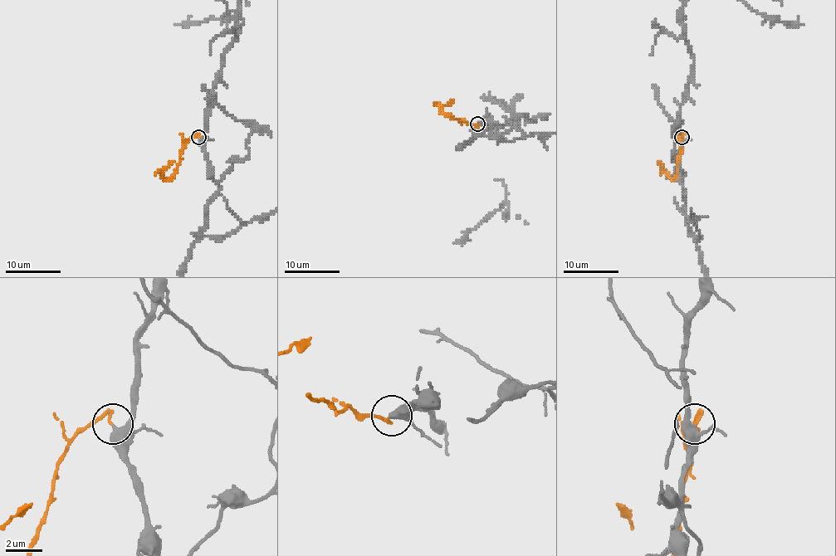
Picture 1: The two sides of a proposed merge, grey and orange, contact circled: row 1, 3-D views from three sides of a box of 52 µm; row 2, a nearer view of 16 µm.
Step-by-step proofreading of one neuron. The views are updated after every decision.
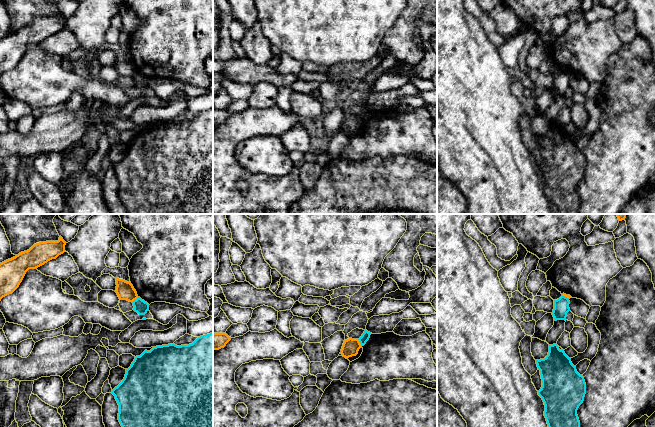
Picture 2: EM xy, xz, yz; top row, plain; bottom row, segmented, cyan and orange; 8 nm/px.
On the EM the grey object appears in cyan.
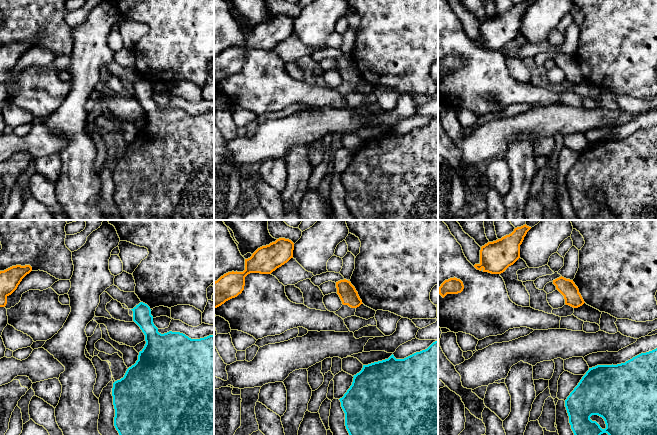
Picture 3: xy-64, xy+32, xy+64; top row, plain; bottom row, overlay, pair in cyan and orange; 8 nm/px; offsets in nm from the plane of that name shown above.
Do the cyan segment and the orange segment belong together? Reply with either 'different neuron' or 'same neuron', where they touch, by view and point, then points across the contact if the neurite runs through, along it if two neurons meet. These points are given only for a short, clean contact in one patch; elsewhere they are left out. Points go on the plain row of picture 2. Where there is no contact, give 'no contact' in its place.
different neuron; contact xz (360, 119); border xz (357, 115), (361, 122)

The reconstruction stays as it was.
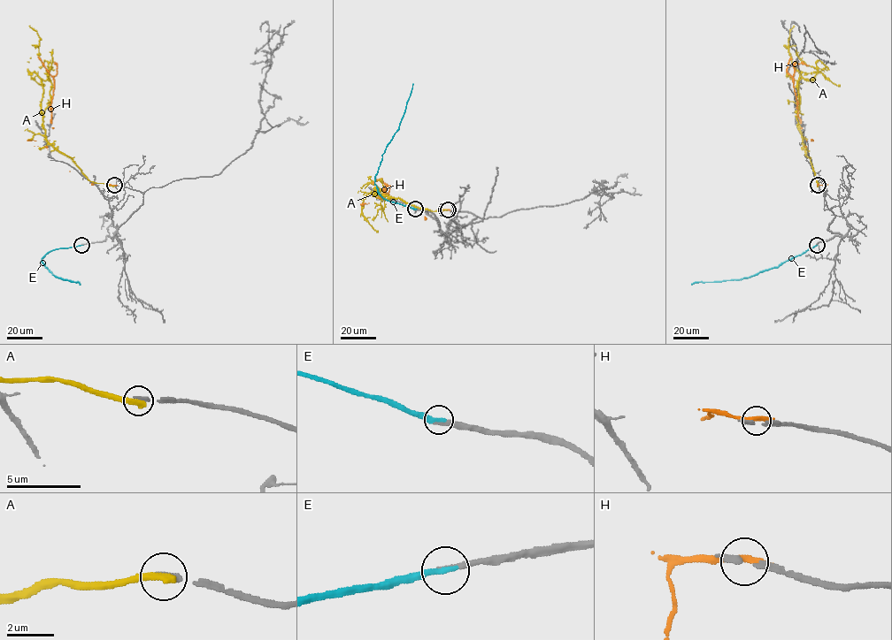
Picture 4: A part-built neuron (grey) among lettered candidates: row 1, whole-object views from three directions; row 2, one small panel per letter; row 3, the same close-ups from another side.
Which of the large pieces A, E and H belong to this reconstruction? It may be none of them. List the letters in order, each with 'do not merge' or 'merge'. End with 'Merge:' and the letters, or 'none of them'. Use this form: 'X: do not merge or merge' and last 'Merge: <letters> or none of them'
A: do not merge
E: merge
H: do not merge
Merge: E

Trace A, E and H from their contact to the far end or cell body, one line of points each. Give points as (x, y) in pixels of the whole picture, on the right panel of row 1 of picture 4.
A: (817, 186), (798, 125), (797, 82), (802, 77), (792, 63), (788, 51), (789, 31), (794, 26)
E: (816, 245), (777, 267), (749, 278), (691, 284)
H: (817, 185), (805, 149), (794, 88), (794, 65), (808, 65)

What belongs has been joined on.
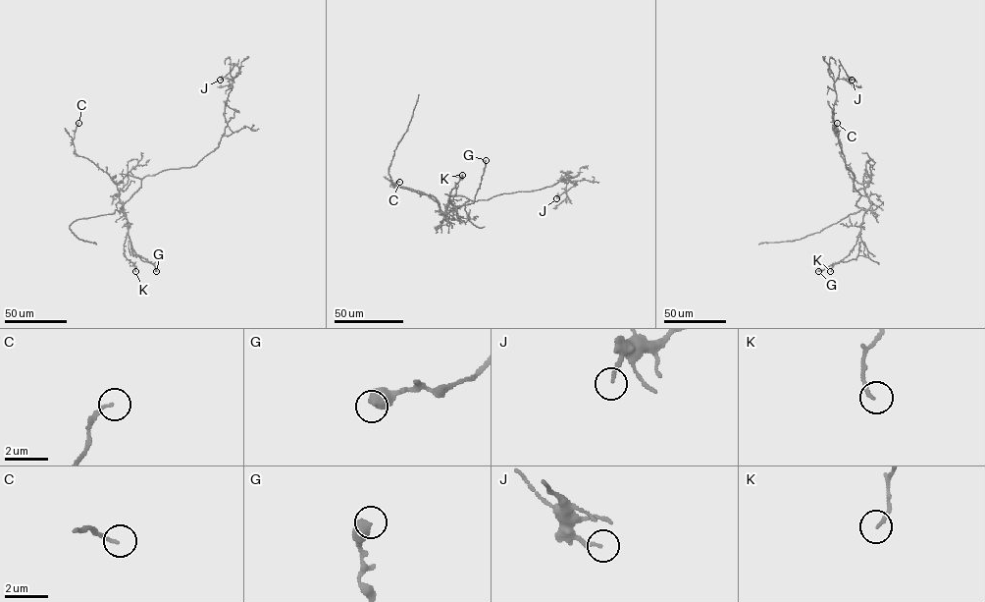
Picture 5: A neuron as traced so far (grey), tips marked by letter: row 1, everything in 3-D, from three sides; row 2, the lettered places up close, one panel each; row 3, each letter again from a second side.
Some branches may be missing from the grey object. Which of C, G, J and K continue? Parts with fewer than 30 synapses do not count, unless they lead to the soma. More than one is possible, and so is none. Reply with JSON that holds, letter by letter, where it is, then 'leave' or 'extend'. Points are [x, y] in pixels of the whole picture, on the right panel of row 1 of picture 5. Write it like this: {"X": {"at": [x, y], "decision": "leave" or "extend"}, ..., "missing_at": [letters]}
{"C": {"at": [837, 123], "decision": "leave"}, "G": {"at": [818, 271], "decision": "leave"}, "J": {"at": [852, 80], "decision": "leave"}, "K": {"at": [830, 271], "decision": "leave"}, "missing_at": []}

